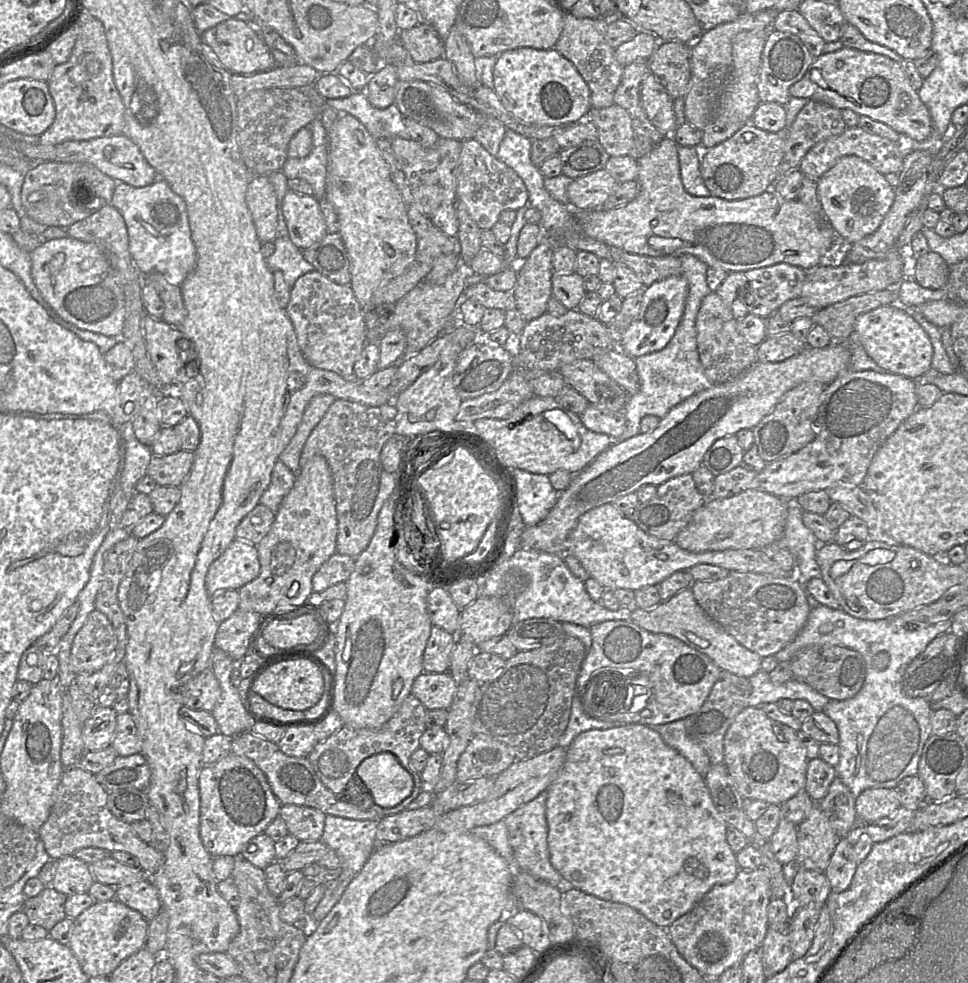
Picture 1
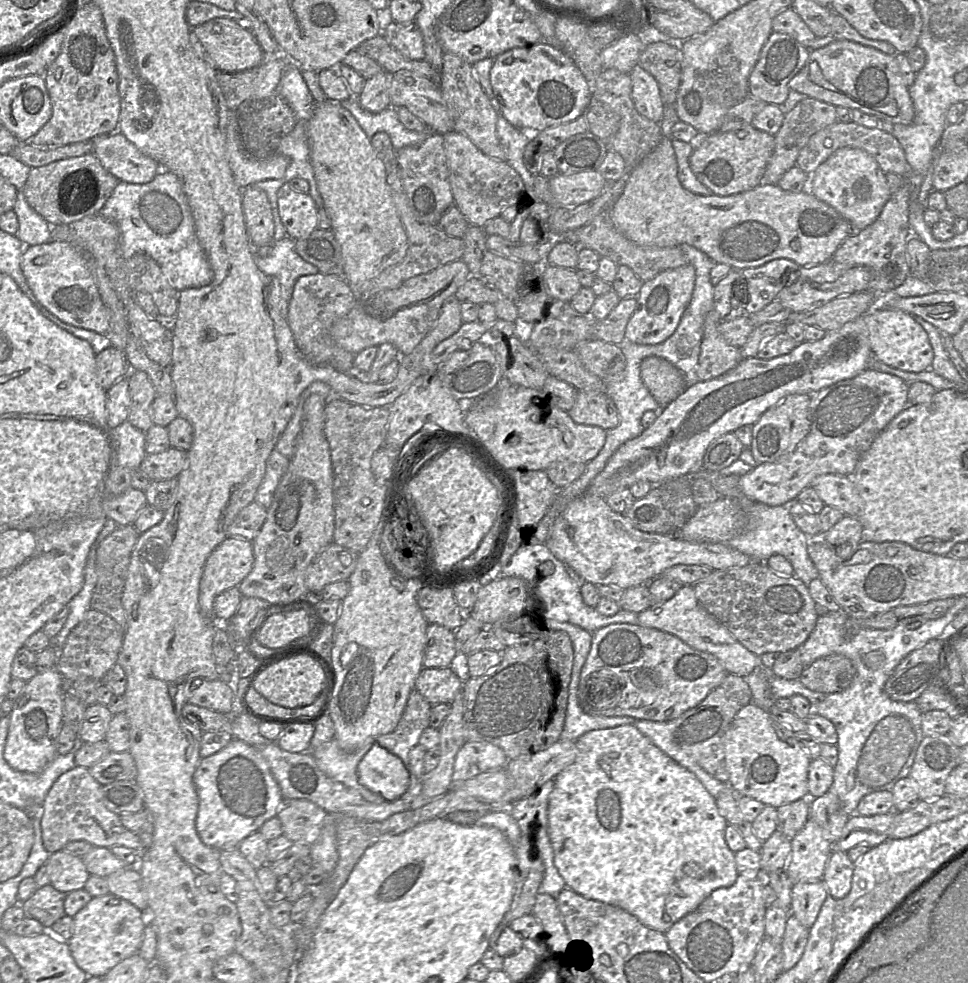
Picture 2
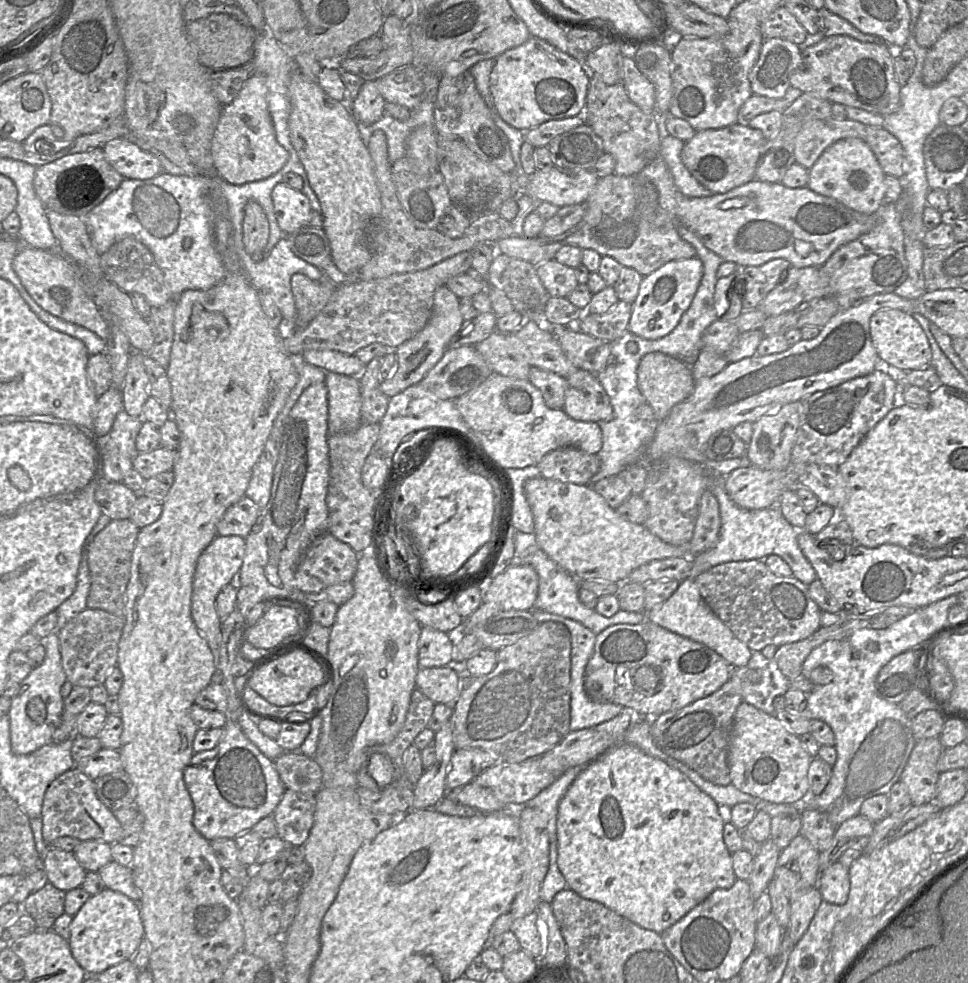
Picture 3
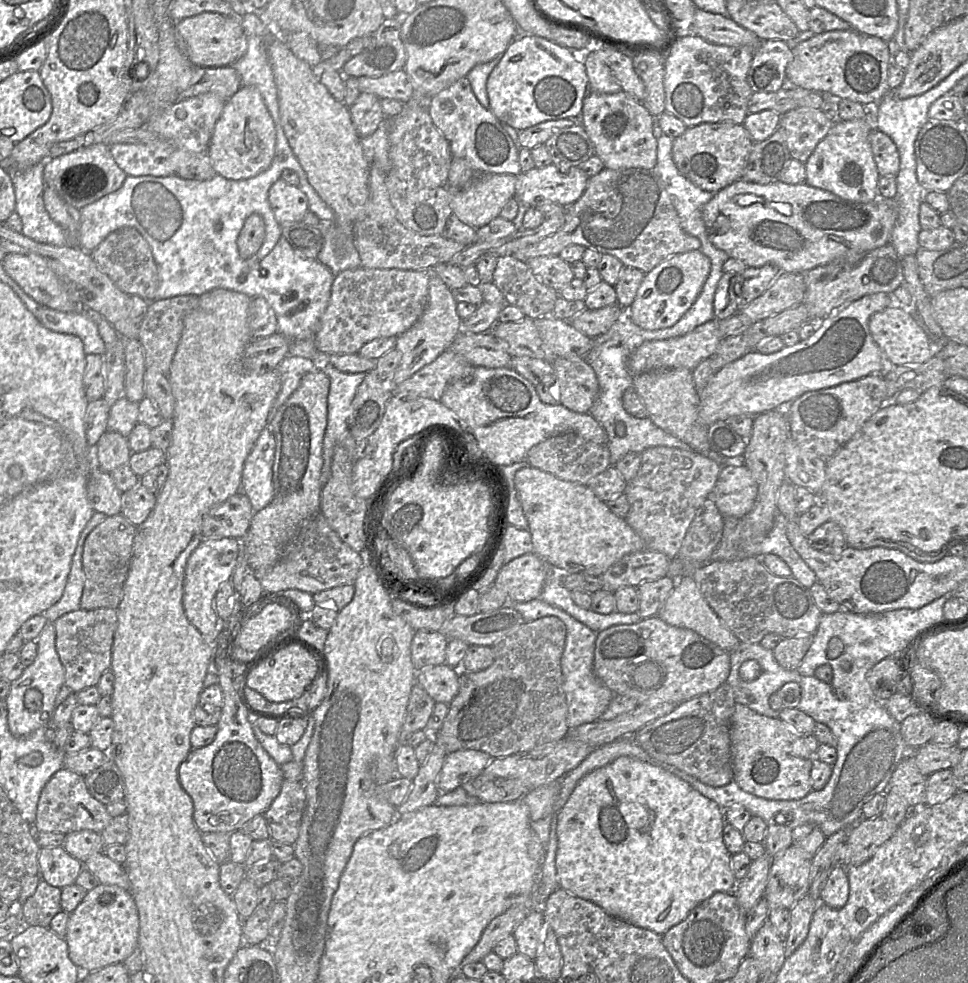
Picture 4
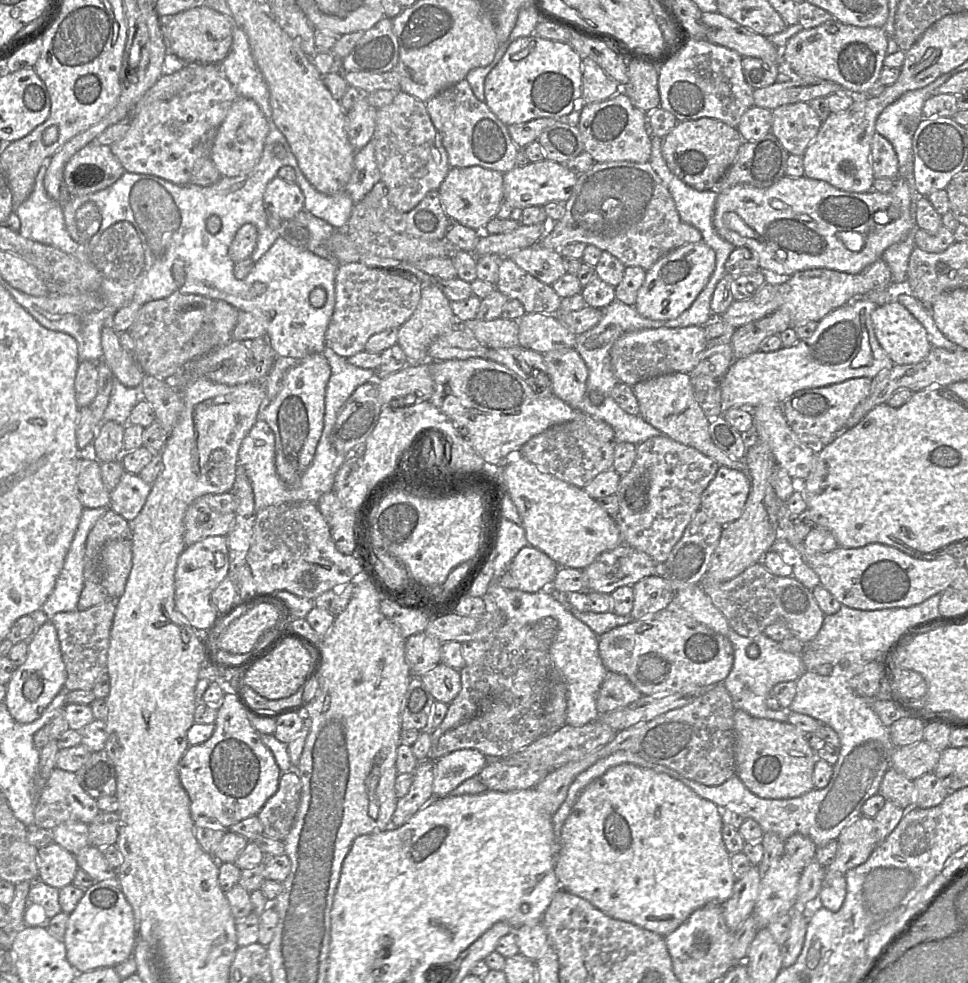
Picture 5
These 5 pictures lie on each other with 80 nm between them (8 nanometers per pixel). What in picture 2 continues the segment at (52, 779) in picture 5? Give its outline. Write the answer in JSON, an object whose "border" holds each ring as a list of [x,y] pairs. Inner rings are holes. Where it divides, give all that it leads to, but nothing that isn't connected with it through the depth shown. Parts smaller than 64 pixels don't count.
{"border":[[[75,766],[62,774],[49,789],[43,803],[41,830],[44,848],[49,854],[63,850],[67,843],[72,841],[86,841],[93,846],[106,848],[124,846],[134,850],[138,854],[139,859],[146,850],[138,835],[124,827],[119,815],[113,813],[105,806],[102,785],[89,773],[88,768],[82,766]]]}

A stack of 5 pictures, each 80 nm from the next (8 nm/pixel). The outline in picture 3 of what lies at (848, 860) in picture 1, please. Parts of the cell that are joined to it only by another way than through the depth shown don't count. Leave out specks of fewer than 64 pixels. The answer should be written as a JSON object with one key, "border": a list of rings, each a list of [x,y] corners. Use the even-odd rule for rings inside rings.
{"border":[[[839,861],[831,864],[820,873],[818,889],[823,900],[836,905],[844,904],[850,889],[848,868]]]}

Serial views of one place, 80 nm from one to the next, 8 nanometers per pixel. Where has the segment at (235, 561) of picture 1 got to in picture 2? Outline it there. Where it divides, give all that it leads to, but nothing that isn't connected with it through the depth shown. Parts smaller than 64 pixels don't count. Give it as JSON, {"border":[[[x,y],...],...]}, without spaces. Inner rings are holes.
{"border":[[[227,537],[206,560],[199,587],[202,613],[214,621],[213,605],[222,592],[238,587],[254,564],[252,541],[242,537]]]}

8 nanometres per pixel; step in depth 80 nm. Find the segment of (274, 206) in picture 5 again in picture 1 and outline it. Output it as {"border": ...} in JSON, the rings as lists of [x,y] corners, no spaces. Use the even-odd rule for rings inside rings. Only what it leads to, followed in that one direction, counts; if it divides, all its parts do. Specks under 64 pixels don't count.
{"border":[[[288,189],[283,198],[282,212],[287,236],[300,250],[310,247],[328,233],[319,201],[313,195],[299,194]]]}

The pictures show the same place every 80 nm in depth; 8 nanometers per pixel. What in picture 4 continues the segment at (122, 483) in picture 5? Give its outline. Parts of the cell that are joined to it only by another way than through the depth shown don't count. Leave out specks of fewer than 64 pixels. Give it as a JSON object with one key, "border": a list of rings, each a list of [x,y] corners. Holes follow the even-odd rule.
{"border":[[[139,483],[122,493],[121,514],[137,527],[147,519],[155,504],[156,495]]]}

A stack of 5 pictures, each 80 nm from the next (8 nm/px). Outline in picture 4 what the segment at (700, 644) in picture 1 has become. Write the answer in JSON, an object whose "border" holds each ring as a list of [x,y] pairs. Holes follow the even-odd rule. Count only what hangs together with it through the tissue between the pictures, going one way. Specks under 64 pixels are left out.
{"border":[[[686,576],[677,580],[675,588],[657,616],[671,626],[690,629],[698,633],[700,636],[729,653],[740,643],[740,640],[723,624],[717,614],[709,606],[692,576]]]}

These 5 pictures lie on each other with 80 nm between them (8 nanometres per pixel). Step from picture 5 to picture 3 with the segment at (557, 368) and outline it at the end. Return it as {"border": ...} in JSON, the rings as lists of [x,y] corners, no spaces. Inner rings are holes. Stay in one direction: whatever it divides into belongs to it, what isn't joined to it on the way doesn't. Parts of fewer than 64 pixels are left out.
{"border":[[[577,369],[566,378],[563,412],[571,419],[583,422],[609,422],[614,419],[610,398],[596,375]]]}

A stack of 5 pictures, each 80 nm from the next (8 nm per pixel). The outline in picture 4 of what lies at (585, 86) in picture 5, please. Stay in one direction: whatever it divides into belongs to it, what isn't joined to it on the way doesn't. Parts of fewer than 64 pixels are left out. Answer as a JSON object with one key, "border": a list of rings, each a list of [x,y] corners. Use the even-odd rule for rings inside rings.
{"border":[[[597,48],[591,50],[585,59],[588,76],[589,91],[613,94],[621,90],[619,83],[610,68],[602,60],[602,51]]]}

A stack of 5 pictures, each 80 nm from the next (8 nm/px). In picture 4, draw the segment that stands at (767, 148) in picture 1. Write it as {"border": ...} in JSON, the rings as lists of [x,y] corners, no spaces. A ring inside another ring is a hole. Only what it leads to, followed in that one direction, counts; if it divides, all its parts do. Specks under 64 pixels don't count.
{"border":[[[732,122],[701,123],[688,127],[674,138],[673,161],[679,172],[699,188],[717,193],[741,179],[754,141],[743,124]]]}

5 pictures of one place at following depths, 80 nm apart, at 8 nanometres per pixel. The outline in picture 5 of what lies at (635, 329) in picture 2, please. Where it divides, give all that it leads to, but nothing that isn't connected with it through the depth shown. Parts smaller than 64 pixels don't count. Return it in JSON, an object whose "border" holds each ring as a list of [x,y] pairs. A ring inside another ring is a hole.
{"border":[[[704,241],[688,243],[661,257],[648,271],[634,304],[637,312],[651,320],[672,320],[687,310],[711,277],[716,263],[715,251]]]}

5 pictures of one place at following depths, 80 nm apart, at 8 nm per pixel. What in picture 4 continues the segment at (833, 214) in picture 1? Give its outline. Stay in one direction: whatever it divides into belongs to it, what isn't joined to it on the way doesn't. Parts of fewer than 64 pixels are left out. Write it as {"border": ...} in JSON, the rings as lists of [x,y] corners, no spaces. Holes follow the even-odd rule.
{"border":[[[873,115],[871,118],[835,121],[828,134],[818,143],[804,163],[805,182],[845,200],[859,203],[872,201],[878,194],[880,178],[869,142],[869,132],[872,127],[874,127]]]}

